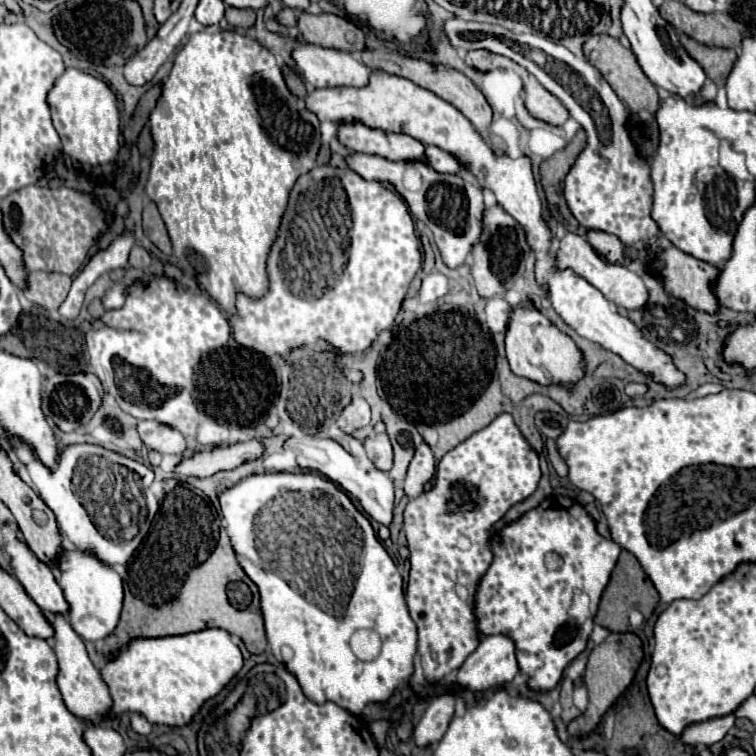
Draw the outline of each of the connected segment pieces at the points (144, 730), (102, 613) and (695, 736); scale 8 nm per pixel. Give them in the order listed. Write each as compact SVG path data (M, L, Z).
M132 712L130 714L130 726L132 726L132 730L134 732L138 732L138 734L150 734L150 730L152 730L152 724L142 716L142 714L138 714L138 712Z
M64 550L60 562L60 586L64 590L64 596L70 604L70 622L72 628L90 642L98 642L114 632L122 610L124 600L124 588L120 576L110 568L102 566L96 558L90 558L90 554L82 554L80 550Z
M726 714L720 718L712 718L712 720L704 720L704 722L696 722L684 728L684 732L680 734L680 740L688 746L698 746L698 744L714 744L714 742L722 742L724 734L734 726L734 714Z

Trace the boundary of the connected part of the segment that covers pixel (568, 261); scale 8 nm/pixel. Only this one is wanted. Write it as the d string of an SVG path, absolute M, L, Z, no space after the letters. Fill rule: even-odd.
M568 232L560 240L560 246L556 250L556 258L558 258L558 266L566 266L566 268L572 268L576 274L582 274L582 278L586 278L592 286L596 286L610 302L616 302L616 306L622 306L626 310L638 310L648 302L648 290L638 274L628 270L624 264L608 262L588 244L586 238L582 238L578 234Z

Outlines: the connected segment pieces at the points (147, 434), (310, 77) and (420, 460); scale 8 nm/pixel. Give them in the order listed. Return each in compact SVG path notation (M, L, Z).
M140 420L138 422L138 432L142 442L150 448L150 450L158 450L160 454L182 454L186 450L186 440L182 436L182 432L160 424L156 420Z
M306 42L298 44L292 58L296 60L302 76L314 88L336 88L336 86L362 88L368 84L372 72L360 58L348 52L338 52Z
M428 444L418 446L418 450L410 462L406 480L404 480L406 496L416 498L422 492L424 484L434 476L434 472L436 472L436 464L434 464L434 454L432 454L430 446Z

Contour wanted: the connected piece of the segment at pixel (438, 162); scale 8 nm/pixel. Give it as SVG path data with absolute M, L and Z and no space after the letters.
M426 146L424 156L428 158L428 164L436 172L448 172L448 174L460 174L460 172L464 172L464 166L458 164L456 158L450 158L450 154L446 154L444 150L438 150L436 146Z

